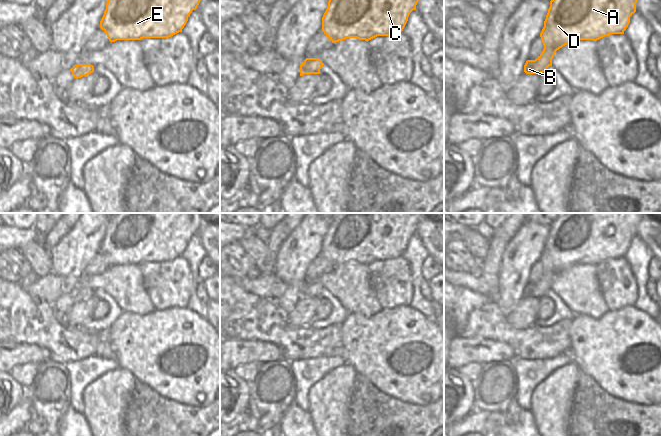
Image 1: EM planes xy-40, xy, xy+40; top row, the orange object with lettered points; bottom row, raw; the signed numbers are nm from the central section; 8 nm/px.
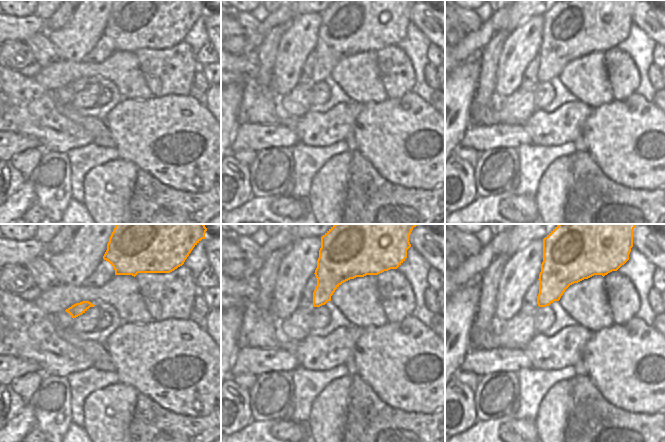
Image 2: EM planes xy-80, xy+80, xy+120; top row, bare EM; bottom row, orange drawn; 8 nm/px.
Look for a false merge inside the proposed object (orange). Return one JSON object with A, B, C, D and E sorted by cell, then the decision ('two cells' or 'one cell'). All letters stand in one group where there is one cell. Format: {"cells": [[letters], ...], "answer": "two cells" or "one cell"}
{"cells": [["A", "B", "C", "D", "E"]], "answer": "one cell"}

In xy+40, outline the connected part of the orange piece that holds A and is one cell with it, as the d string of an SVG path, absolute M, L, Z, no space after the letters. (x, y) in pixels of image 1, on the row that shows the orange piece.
M551 0L544 27L540 33L544 49L535 60L527 60L526 74L541 74L552 66L557 50L575 40L597 41L611 34L624 34L638 0Z

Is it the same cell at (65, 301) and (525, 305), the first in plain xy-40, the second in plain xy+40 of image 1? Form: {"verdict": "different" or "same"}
{"verdict": "different"}

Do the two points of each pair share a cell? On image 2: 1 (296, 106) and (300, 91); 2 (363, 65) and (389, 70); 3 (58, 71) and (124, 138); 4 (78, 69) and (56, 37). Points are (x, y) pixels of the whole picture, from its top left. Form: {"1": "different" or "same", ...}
{"1": "same", "2": "different", "3": "different", "4": "different"}

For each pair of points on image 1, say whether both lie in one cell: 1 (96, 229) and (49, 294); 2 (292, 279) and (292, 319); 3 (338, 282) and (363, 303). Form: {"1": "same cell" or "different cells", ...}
{"1": "different cells", "2": "different cells", "3": "same cell"}

